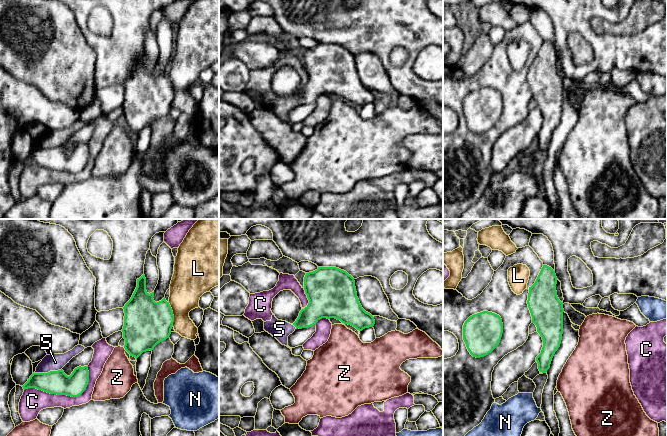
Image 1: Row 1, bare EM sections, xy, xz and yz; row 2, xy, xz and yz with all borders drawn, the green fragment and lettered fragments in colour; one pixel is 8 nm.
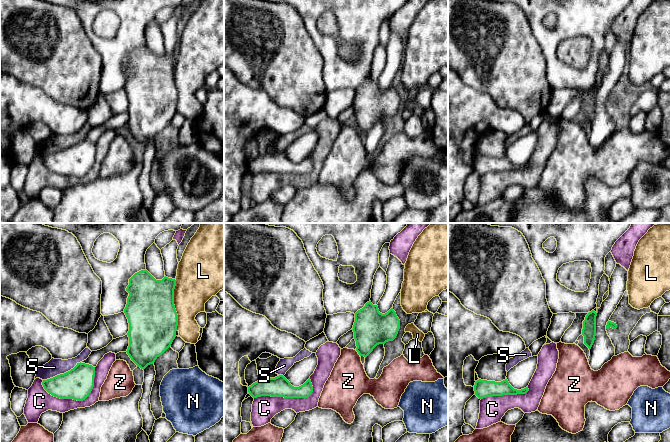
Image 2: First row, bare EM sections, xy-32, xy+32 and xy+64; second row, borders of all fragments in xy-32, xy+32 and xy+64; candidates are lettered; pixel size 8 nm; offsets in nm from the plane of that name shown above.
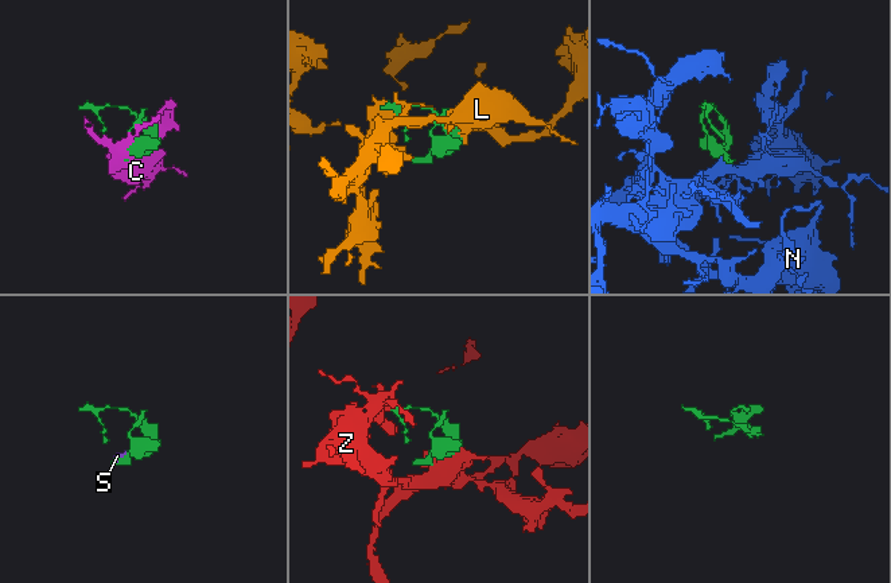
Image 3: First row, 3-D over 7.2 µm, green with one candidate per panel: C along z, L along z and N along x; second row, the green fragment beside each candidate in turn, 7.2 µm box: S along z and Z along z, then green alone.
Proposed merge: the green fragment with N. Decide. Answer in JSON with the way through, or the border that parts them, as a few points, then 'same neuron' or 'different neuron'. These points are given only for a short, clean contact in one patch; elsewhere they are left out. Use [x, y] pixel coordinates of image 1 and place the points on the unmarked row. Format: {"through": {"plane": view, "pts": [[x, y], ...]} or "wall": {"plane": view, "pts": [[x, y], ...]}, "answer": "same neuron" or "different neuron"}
{"through": {"plane": "yz", "pts": [[551, 118], [541, 147], [540, 148]]}, "answer": "same neuron"}

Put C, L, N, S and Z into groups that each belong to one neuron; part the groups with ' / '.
C S / L / N / Z

